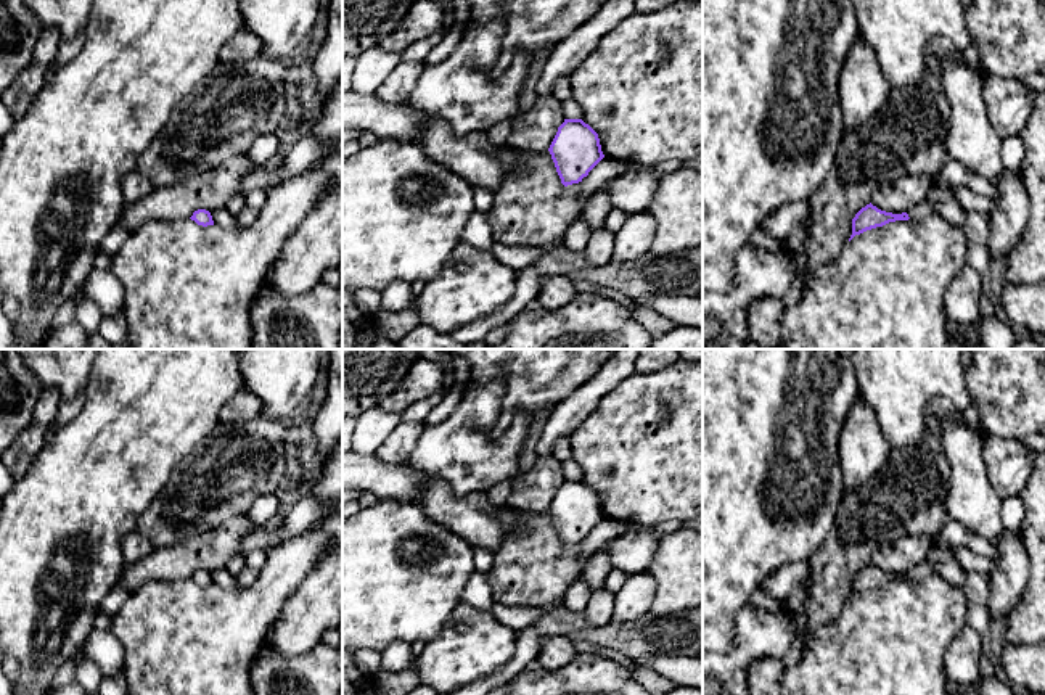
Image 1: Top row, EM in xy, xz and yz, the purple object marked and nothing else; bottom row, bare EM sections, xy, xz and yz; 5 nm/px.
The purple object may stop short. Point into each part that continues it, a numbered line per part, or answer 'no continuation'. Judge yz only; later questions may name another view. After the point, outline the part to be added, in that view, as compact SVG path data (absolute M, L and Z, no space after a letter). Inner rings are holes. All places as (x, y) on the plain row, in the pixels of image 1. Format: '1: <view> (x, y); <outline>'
1: yz (926, 568); M923 561L907 571L908 581L918 581L926 576L936 574L939 563Z

